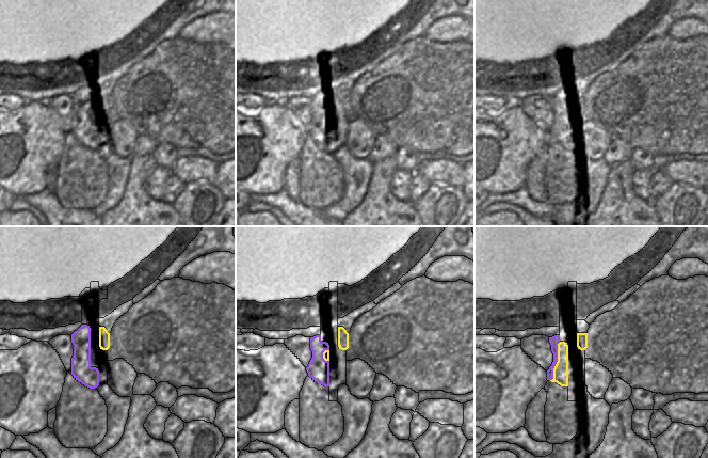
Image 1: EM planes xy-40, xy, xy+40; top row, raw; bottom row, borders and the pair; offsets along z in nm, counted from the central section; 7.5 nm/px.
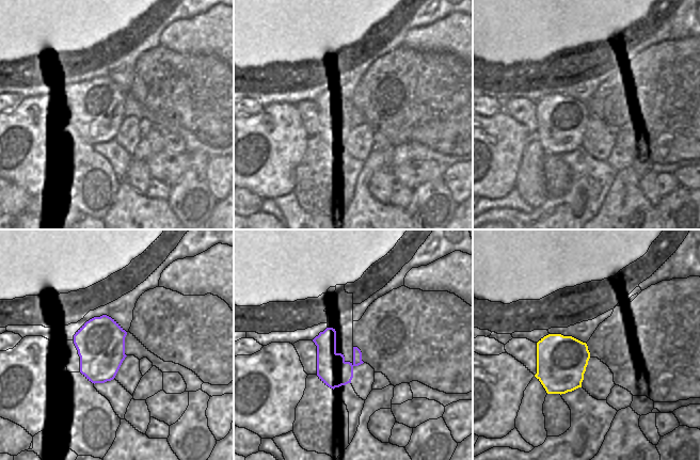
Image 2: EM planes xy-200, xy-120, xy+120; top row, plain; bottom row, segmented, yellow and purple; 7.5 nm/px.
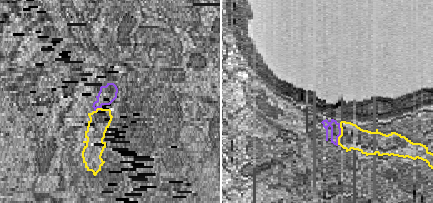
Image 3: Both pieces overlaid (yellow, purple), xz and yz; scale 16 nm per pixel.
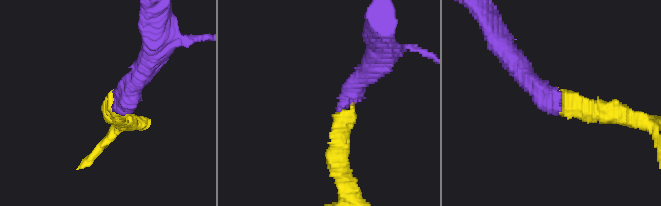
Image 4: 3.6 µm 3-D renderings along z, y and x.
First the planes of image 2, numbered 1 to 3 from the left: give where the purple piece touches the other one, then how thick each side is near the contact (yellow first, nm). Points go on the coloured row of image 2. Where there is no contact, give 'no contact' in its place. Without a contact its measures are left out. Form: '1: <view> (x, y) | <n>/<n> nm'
1: no contact
2: no contact
3: no contact

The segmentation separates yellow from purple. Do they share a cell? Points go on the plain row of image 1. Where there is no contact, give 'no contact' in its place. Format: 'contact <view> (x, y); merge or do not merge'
contact xy+40 (557, 123); merge

